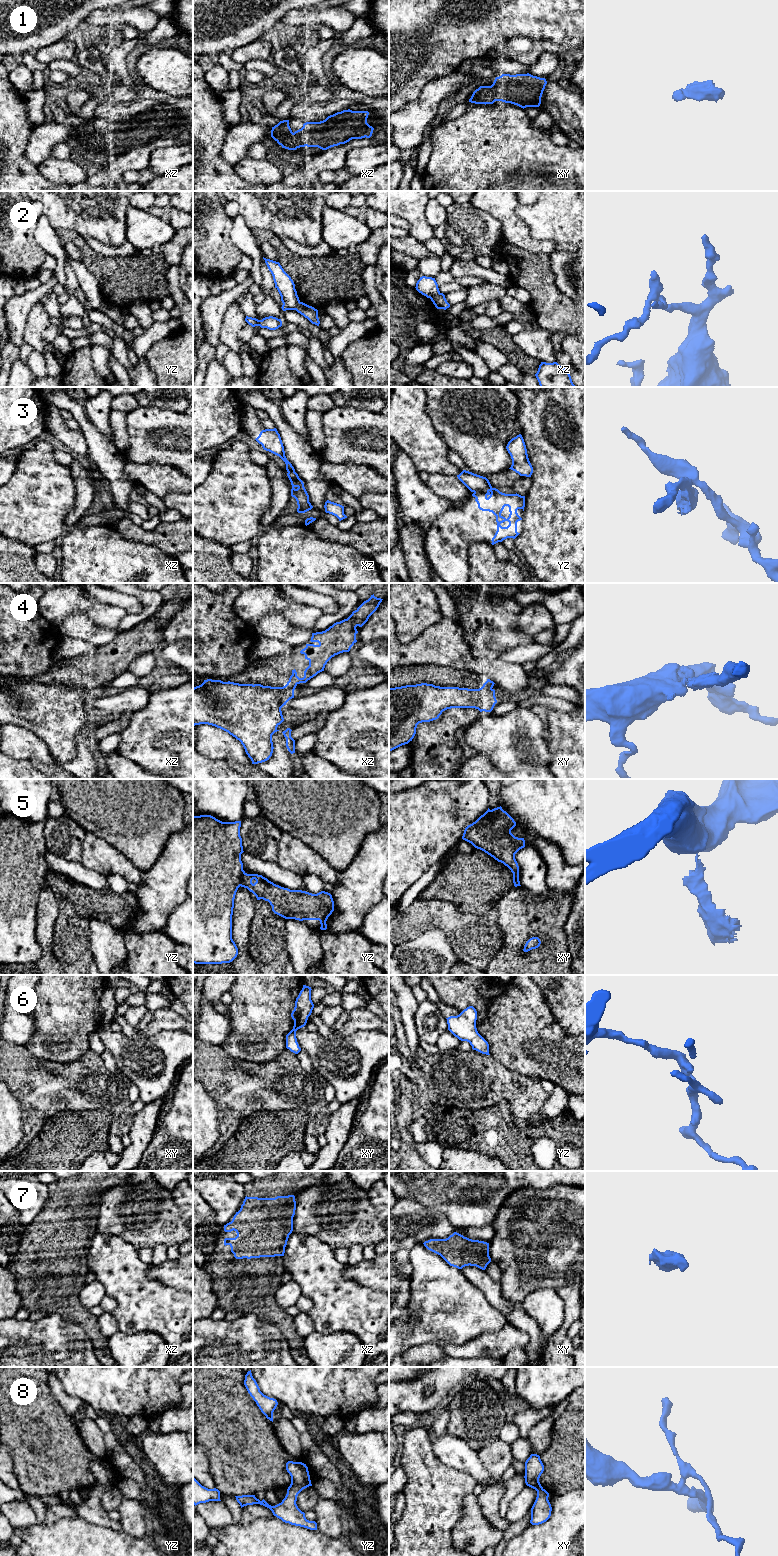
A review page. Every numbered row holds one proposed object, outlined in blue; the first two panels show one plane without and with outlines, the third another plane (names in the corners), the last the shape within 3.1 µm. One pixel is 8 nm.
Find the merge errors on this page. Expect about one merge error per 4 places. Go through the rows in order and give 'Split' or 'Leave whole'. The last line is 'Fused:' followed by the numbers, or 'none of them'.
1: Leave whole
2: Split
3: Split
4: Split
5: Split
6: Leave whole
7: Leave whole
8: Leave whole
Fused: 2, 3, 4, 5

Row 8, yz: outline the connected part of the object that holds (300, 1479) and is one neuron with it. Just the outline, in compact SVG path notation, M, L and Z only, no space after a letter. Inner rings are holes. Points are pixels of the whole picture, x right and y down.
M288 1461L286 1470L291 1476L291 1484L287 1489L287 1494L281 1503L271 1506L264 1499L260 1501L255 1495L235 1496L241 1508L247 1505L260 1504L269 1508L273 1515L285 1523L304 1527L310 1530L317 1530L317 1523L309 1521L305 1517L297 1504L298 1494L305 1488L312 1486L308 1467L302 1462Z

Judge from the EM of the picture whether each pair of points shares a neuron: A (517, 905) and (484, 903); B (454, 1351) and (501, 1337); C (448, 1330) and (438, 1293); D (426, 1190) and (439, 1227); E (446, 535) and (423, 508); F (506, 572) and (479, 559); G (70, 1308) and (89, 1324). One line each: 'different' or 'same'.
A: different
B: same
C: same
D: different
E: different
F: same
G: same

